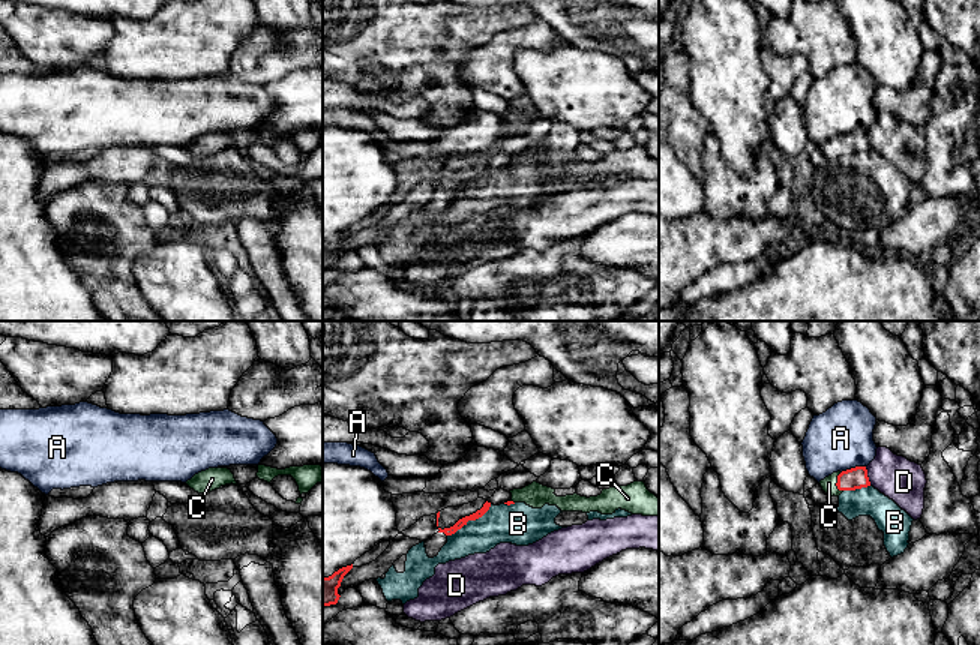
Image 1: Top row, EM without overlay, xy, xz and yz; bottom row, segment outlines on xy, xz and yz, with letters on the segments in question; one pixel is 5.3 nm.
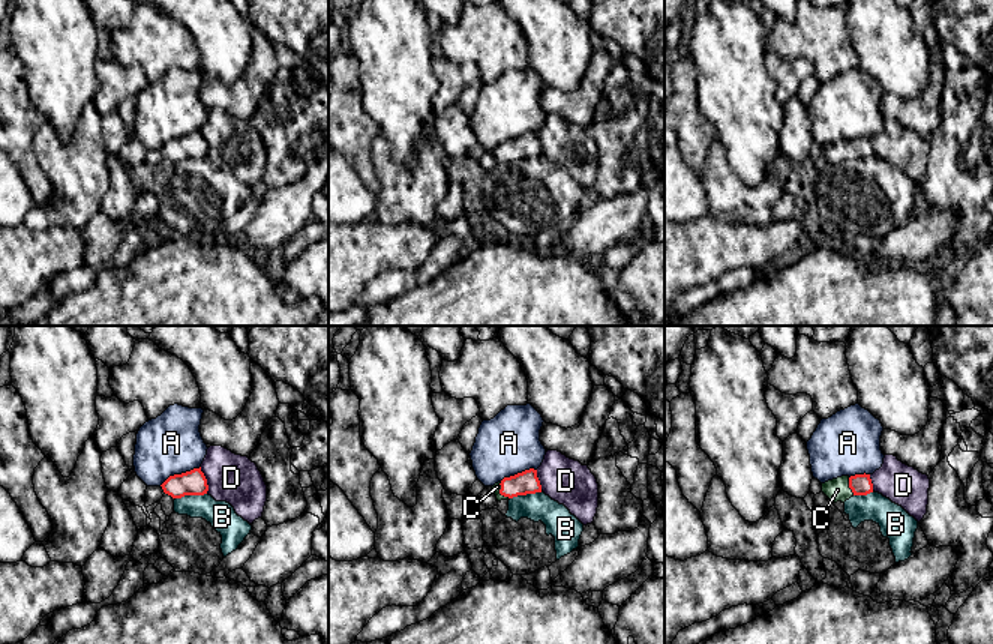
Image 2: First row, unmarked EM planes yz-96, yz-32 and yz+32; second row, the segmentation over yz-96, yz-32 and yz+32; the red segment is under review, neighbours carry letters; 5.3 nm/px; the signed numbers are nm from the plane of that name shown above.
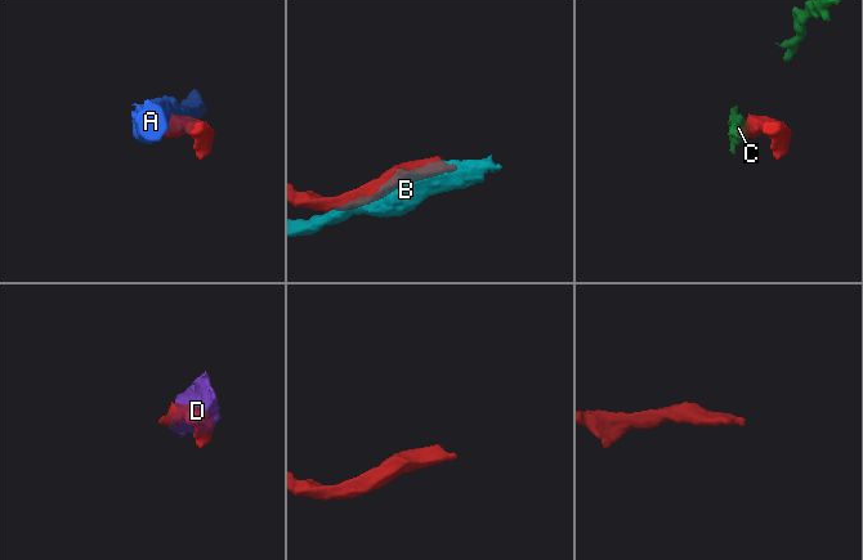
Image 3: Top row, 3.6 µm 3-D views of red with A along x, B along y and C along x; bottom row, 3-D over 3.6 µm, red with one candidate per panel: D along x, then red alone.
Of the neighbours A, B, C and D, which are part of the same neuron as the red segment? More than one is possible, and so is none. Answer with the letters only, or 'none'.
C

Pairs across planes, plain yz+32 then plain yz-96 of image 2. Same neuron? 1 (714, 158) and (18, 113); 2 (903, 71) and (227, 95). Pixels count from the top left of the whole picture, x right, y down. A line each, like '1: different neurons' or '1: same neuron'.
1: different neurons
2: different neurons

